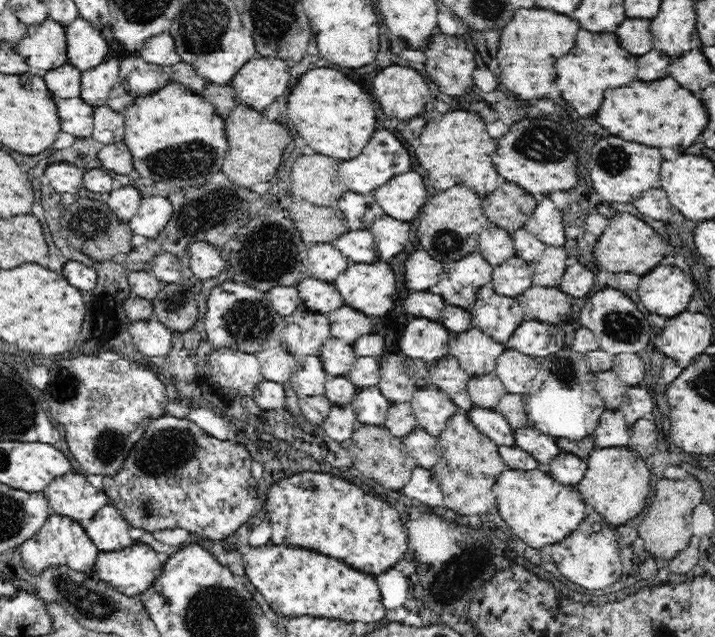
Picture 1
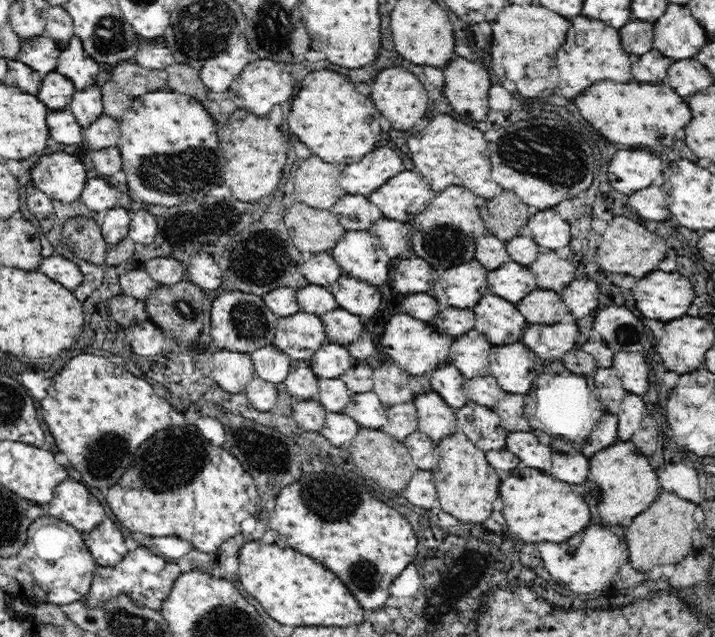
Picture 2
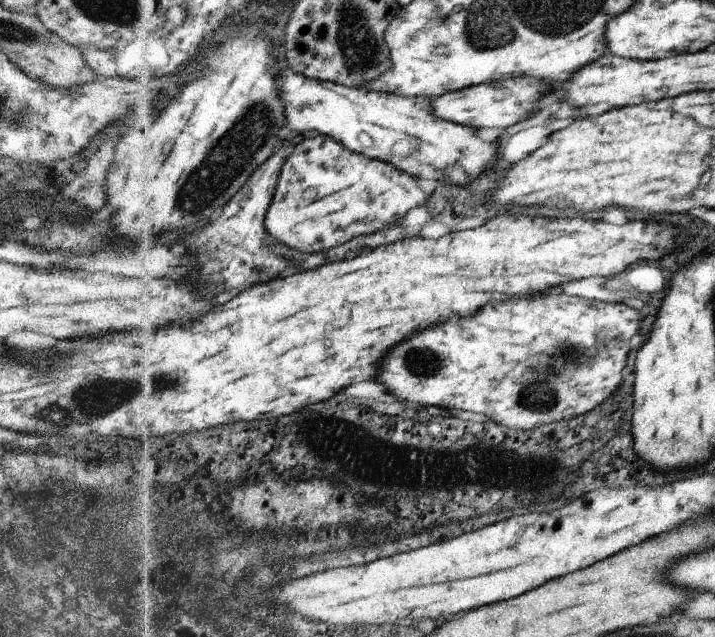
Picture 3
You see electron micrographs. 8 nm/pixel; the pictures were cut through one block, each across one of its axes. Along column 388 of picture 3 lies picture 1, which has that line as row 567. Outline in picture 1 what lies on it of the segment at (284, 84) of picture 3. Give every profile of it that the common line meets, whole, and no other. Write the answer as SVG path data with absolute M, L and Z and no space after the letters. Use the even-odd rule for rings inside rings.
M142 542L112 552L100 552L93 572L118 592L136 597L148 592L163 573L158 552Z

